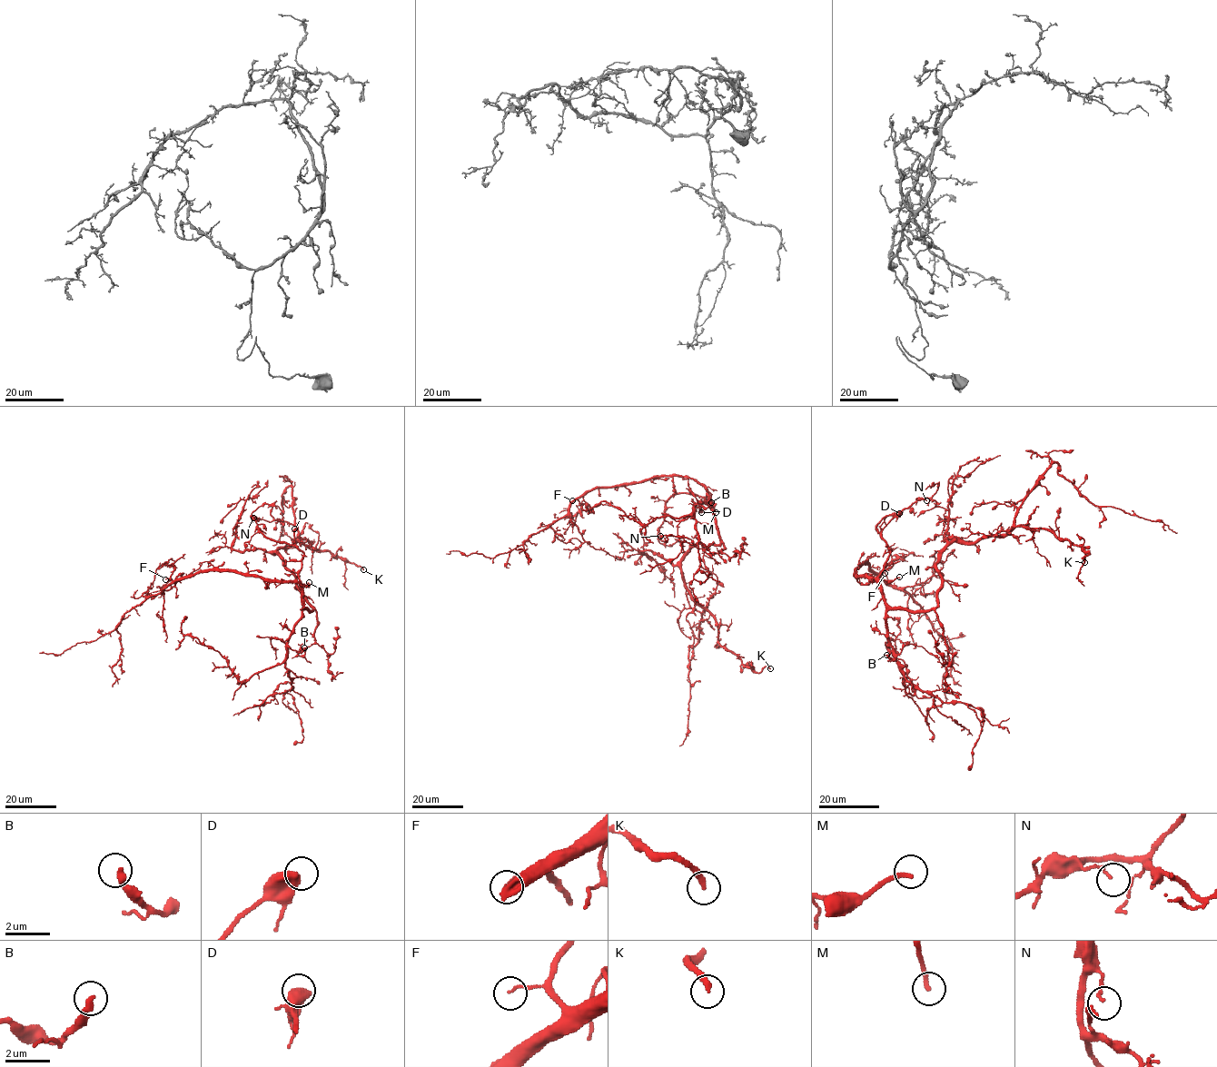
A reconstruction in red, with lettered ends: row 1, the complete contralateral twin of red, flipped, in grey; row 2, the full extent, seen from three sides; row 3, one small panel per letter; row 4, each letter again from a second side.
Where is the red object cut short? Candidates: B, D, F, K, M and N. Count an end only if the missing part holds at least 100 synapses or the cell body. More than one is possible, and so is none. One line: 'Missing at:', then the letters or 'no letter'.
Missing at: no letter

